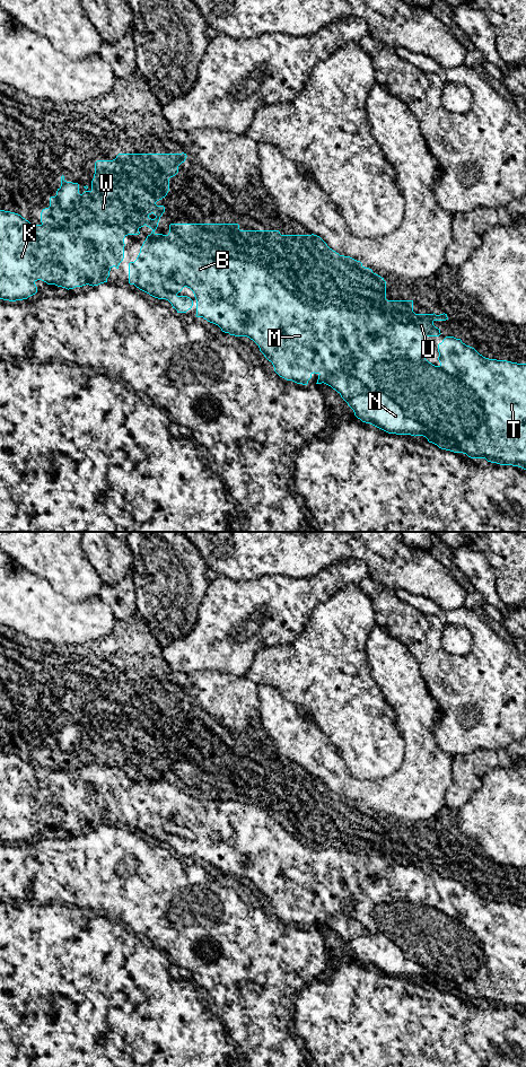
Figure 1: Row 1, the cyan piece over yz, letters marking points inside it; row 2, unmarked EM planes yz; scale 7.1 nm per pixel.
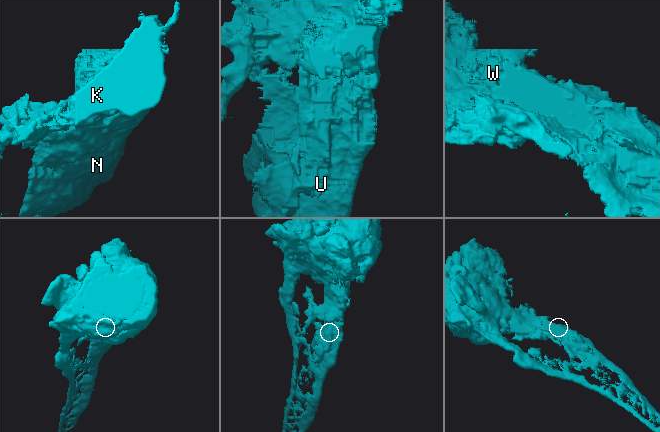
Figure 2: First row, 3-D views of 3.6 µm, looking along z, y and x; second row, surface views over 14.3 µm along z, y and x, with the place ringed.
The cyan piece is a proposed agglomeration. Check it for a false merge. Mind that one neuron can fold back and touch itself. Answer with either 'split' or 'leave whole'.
leave whole

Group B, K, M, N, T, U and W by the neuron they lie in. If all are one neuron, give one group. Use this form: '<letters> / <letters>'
B K M N T U W

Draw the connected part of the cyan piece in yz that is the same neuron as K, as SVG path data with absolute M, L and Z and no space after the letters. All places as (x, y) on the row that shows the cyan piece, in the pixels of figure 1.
M119 154L115 159L113 160L97 160L95 163L95 174L91 181L91 190L88 191L88 186L84 186L86 191L80 194L79 193L79 184L67 182L64 176L61 176L61 186L56 191L55 196L50 198L50 207L45 208L41 212L41 225L33 225L20 215L0 210L0 299L16 301L27 299L28 297L35 295L37 292L37 287L35 282L37 280L42 280L47 285L55 285L58 287L62 287L65 289L73 289L76 287L82 287L86 285L89 286L98 286L100 283L107 282L107 278L109 277L109 271L113 266L119 269L120 263L124 259L124 238L128 235L139 235L139 229L144 225L152 229L151 234L147 236L146 240L143 242L140 253L134 262L129 263L129 283L134 285L140 290L149 294L150 296L158 298L158 299L166 299L168 300L173 308L177 311L177 313L186 313L193 306L193 300L187 296L178 296L177 294L182 291L184 287L190 288L194 297L196 299L196 317L203 317L210 323L218 325L222 332L229 333L230 335L235 336L247 336L253 340L260 348L260 351L264 355L264 357L272 362L274 367L274 371L282 378L287 381L292 381L297 384L307 385L308 381L312 378L312 375L315 373L318 375L318 379L316 384L326 384L335 390L341 397L348 403L348 405L353 410L354 416L360 419L362 422L370 423L388 434L396 434L396 435L411 435L411 436L423 436L428 439L429 443L437 445L441 449L450 451L454 453L463 453L466 454L471 458L485 458L488 462L497 463L500 465L512 465L518 466L526 470L526 364L517 364L507 360L497 360L497 359L489 359L480 355L474 348L466 346L462 342L461 339L456 339L454 336L446 336L441 343L438 344L438 352L439 357L438 360L440 362L439 366L435 366L429 362L424 358L424 338L426 336L439 336L440 330L433 325L435 321L446 321L448 320L447 314L436 315L433 314L415 314L413 312L413 300L387 300L386 299L386 281L380 276L372 272L371 269L365 268L360 261L357 261L350 256L340 255L332 248L327 246L327 244L317 235L281 235L279 230L240 230L238 224L170 224L169 225L169 233L167 235L156 234L155 230L158 227L158 222L160 217L165 212L164 205L157 205L156 202L165 198L169 191L169 178L175 176L178 173L178 166L185 161L186 154Z

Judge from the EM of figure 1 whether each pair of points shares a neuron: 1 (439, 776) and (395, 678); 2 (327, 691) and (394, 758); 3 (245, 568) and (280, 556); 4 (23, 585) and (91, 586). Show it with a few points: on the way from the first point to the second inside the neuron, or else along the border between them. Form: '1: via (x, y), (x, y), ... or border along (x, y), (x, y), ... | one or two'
1: via (421, 751), (415, 728), (415, 709), (412, 702) | one
2: via (344, 707), (377, 741) | one
3: via (254, 561), (271, 558) | one
4: border along (28, 570), (43, 577), (57, 591), (73, 600) | two

